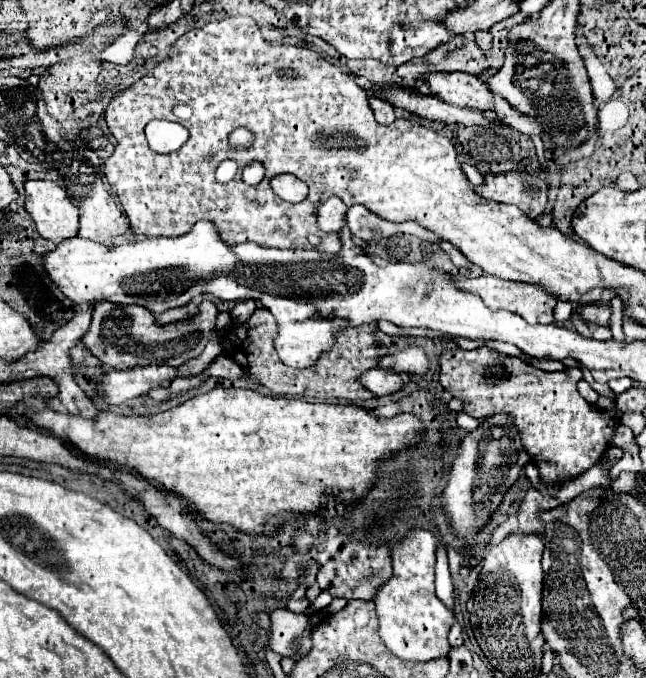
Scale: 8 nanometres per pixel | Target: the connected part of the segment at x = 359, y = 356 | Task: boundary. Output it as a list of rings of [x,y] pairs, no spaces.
[[[256,309],[256,313],[244,321],[244,323],[234,323],[228,325],[222,333],[220,333],[220,341],[224,347],[224,353],[230,355],[234,361],[238,361],[238,365],[242,367],[242,377],[246,381],[260,381],[260,385],[265,386],[275,395],[286,397],[316,397],[316,399],[350,399],[350,401],[366,401],[366,399],[374,399],[376,395],[372,391],[368,391],[362,383],[360,383],[360,375],[368,369],[376,369],[378,361],[388,355],[388,347],[394,345],[394,341],[384,335],[378,329],[378,323],[364,323],[360,327],[348,329],[346,333],[342,333],[340,337],[336,337],[336,345],[330,353],[326,353],[326,357],[322,357],[316,365],[308,367],[308,369],[292,369],[286,367],[280,359],[278,353],[274,351],[274,339],[278,335],[278,325],[274,321],[274,317],[268,313],[268,309]]]

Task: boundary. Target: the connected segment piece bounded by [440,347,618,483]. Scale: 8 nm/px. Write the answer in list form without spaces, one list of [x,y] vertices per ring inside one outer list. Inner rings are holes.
[[[456,347],[440,355],[442,387],[462,399],[464,413],[472,417],[482,419],[508,413],[520,431],[522,445],[538,465],[546,483],[564,483],[590,469],[608,449],[610,437],[618,425],[610,413],[594,409],[578,393],[576,383],[580,379],[582,371],[578,367],[568,367],[560,373],[546,373],[518,357],[502,355],[490,347],[480,347],[476,351],[462,351]],[[490,365],[502,365],[506,377],[498,377],[498,381],[494,381],[494,377],[486,379],[486,369],[490,369]]]

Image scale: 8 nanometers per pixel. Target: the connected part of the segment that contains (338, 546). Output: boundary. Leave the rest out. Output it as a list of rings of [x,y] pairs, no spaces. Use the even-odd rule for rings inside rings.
[[[328,525],[324,529],[324,541],[326,541],[324,549],[316,553],[316,559],[320,563],[316,581],[320,589],[328,591],[332,597],[374,601],[374,589],[378,589],[378,585],[382,585],[382,581],[392,573],[388,547],[386,545],[370,547],[366,543],[354,543],[344,533],[340,533],[334,525]]]

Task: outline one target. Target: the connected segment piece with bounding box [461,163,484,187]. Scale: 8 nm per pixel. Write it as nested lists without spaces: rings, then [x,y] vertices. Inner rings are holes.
[[[462,163],[461,167],[470,183],[470,186],[475,187],[483,183],[484,177],[475,167],[467,163]]]

